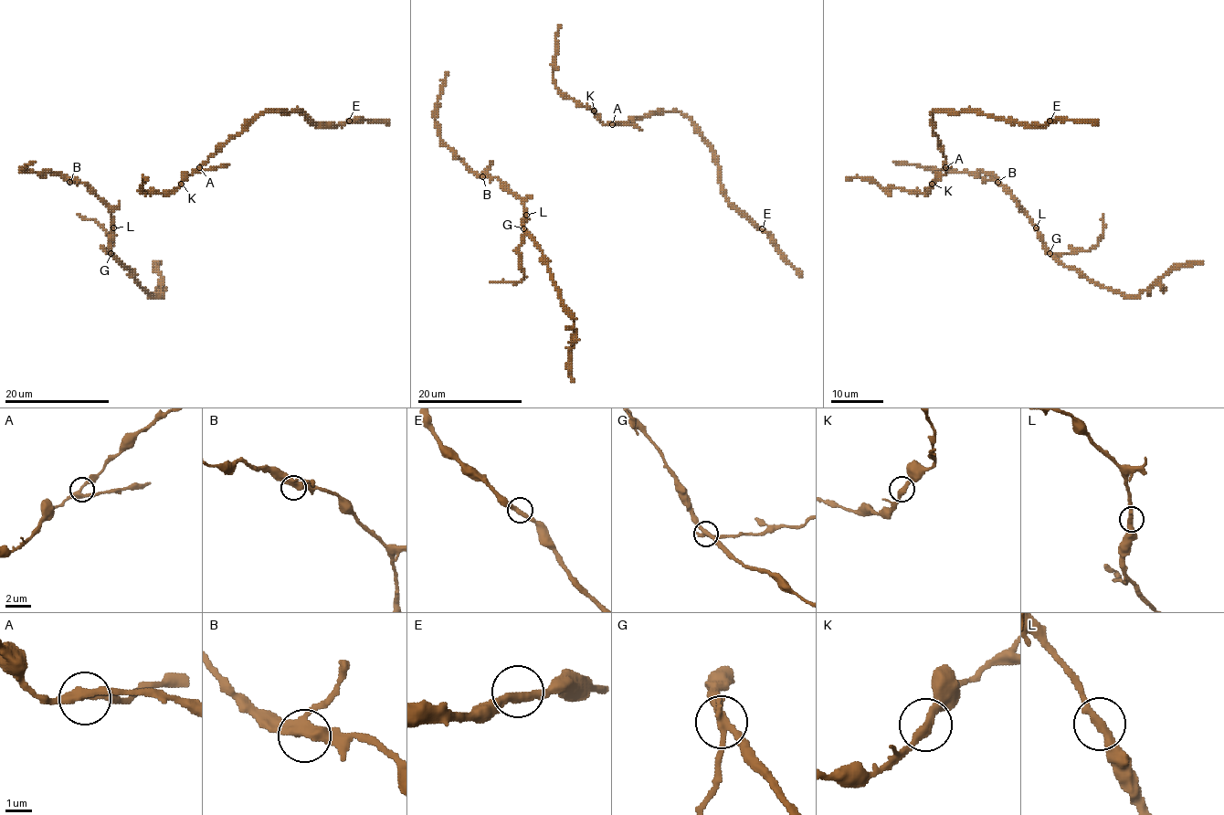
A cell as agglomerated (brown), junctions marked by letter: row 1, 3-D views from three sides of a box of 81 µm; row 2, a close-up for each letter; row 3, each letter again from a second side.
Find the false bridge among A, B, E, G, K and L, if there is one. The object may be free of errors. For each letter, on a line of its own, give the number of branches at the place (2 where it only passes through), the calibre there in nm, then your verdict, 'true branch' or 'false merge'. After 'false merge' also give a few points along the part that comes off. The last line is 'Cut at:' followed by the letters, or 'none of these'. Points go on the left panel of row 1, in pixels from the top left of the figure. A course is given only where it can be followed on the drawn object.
A: 3 branches meet; 280 nm thick; true branch
B: 3 branches meet; 380 nm thick; true branch
E: 2 branches meet; 340 nm thick; true branch
G: 3 branches meet; 280 nm thick; false merge; foreign part runs (110, 253), (107, 251), (113, 244), (107, 232), (96, 221), (84, 220), (78, 214)
K: 2 branches meet; 320 nm thick; true branch
L: 2 branches meet; 360 nm thick; true branch
Cut at: G

